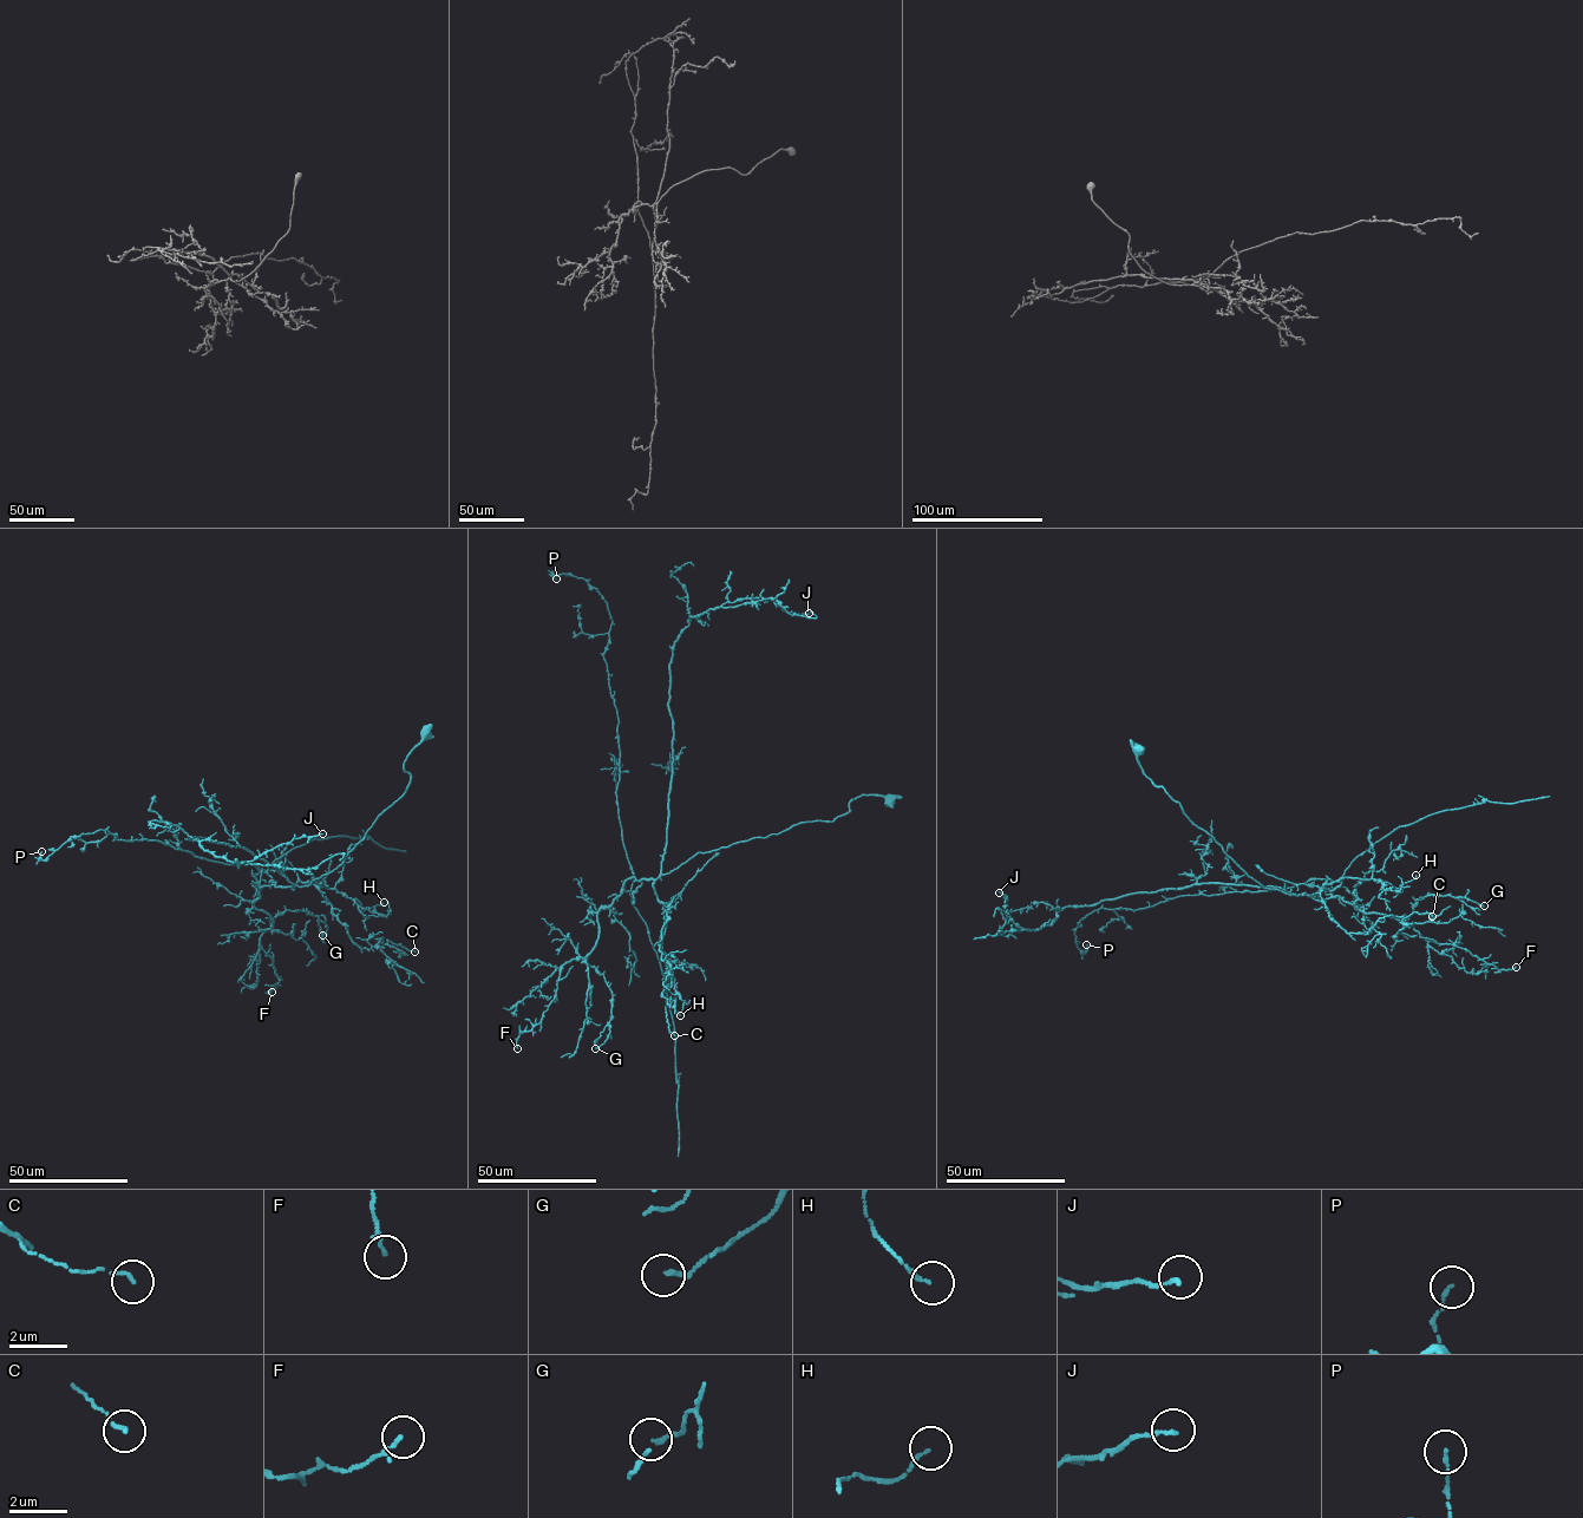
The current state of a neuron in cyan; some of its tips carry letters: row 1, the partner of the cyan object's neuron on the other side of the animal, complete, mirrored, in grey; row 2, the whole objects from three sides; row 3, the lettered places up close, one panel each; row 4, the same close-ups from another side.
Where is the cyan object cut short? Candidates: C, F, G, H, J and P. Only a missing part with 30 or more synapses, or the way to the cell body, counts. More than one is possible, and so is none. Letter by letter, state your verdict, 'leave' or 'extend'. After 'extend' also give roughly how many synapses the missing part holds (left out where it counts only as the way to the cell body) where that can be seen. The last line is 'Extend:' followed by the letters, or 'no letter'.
C: leave
F: leave
G: leave
H: leave
J: leave
P: leave
Extend: no letter

